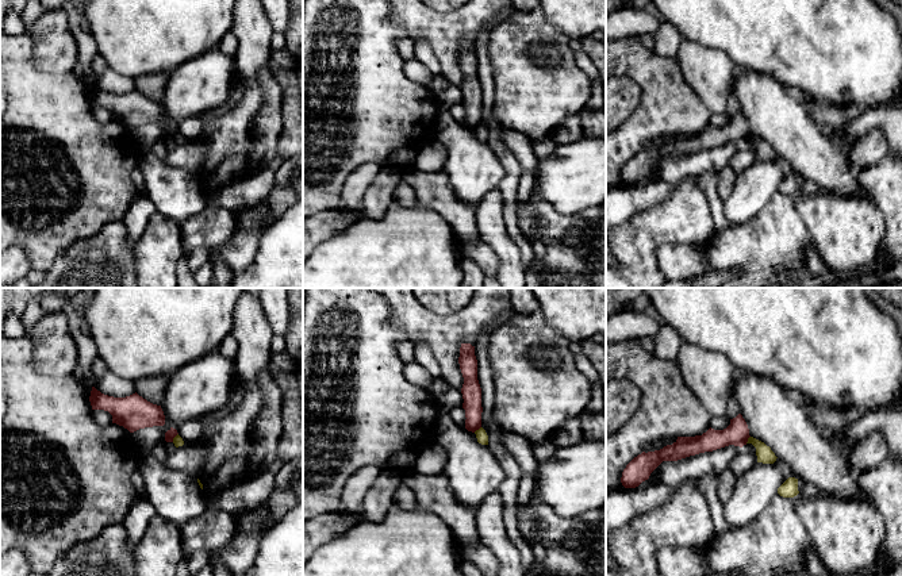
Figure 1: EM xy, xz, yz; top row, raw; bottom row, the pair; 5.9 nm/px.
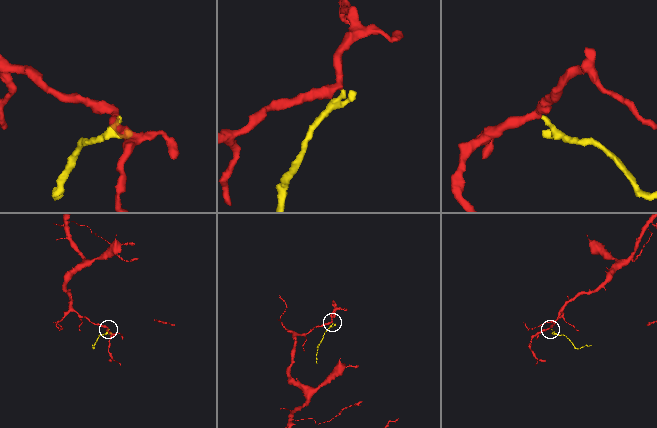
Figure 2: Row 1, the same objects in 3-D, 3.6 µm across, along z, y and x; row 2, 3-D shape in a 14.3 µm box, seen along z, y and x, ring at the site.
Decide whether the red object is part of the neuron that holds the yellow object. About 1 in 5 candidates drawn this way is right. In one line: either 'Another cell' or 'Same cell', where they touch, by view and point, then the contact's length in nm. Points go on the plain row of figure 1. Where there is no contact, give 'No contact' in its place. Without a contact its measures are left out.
Another cell. Touches yellow at xz (476, 127). Shared border 60 nm

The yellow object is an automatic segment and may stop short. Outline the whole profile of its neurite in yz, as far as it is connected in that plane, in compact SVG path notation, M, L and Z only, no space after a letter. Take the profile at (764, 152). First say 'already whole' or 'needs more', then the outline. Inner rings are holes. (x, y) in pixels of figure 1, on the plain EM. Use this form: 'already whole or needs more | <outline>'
already whole | M749 134L746 141L752 141L756 145L757 160L774 161L776 158L778 154L764 139Z

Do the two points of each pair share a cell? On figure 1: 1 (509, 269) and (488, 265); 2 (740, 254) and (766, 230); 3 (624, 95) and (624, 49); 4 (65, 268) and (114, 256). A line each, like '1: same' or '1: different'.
1: different
2: same
3: different
4: same

